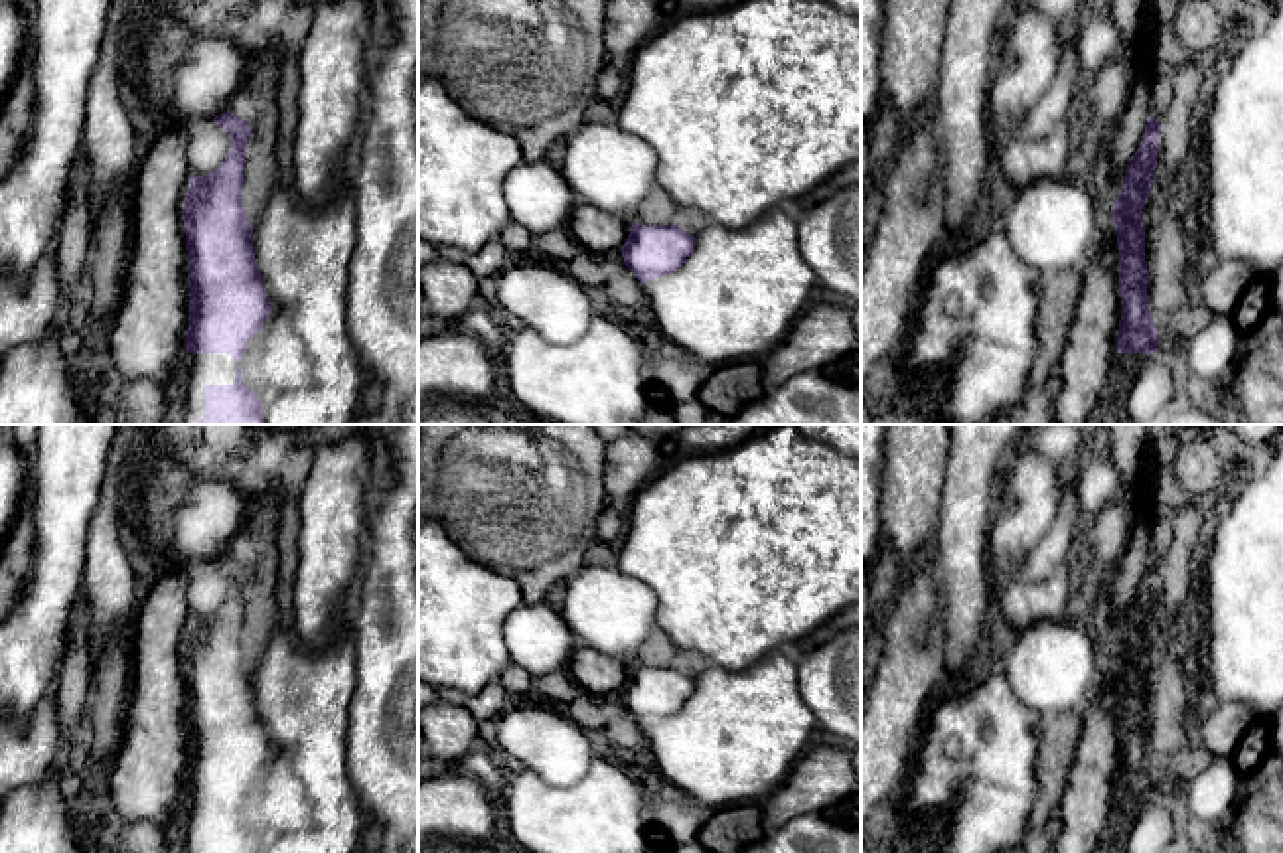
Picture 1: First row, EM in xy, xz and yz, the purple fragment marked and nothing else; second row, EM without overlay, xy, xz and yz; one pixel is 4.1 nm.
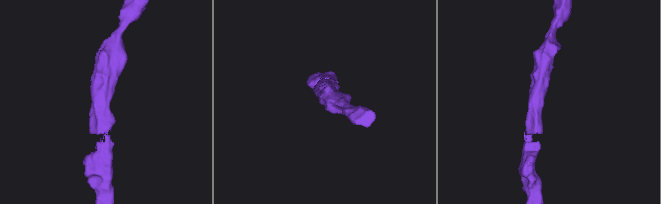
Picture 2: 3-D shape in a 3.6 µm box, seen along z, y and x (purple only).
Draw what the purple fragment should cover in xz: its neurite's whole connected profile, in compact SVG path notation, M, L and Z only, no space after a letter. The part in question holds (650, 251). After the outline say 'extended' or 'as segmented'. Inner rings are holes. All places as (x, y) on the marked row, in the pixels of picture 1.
M632 223L622 245L624 265L634 276L647 284L659 276L675 272L695 249L695 237L675 225Z; as segmented

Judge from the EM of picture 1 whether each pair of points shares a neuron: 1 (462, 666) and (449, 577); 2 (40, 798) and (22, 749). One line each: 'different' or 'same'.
1: same
2: different

